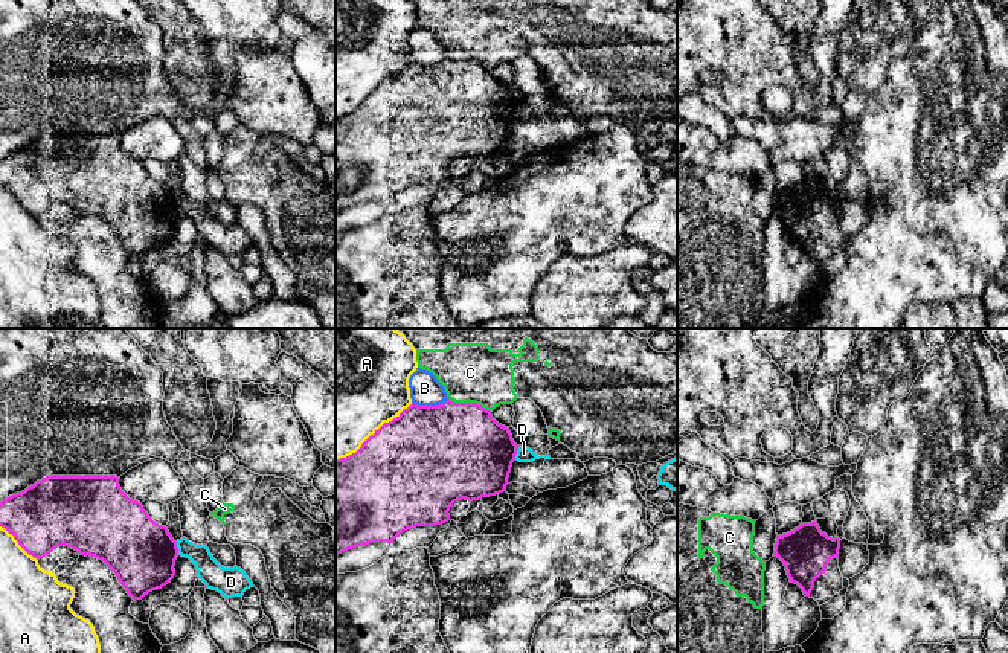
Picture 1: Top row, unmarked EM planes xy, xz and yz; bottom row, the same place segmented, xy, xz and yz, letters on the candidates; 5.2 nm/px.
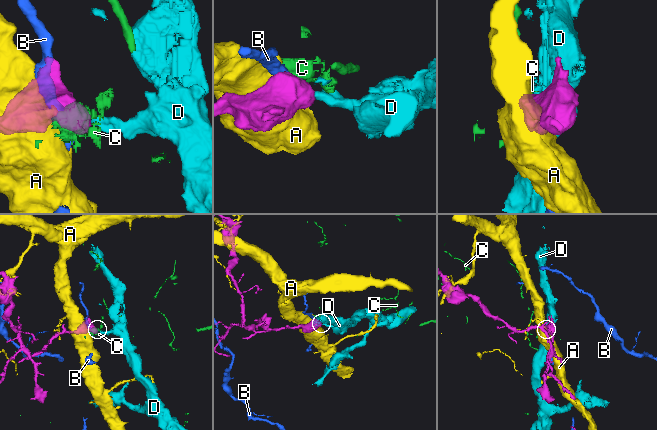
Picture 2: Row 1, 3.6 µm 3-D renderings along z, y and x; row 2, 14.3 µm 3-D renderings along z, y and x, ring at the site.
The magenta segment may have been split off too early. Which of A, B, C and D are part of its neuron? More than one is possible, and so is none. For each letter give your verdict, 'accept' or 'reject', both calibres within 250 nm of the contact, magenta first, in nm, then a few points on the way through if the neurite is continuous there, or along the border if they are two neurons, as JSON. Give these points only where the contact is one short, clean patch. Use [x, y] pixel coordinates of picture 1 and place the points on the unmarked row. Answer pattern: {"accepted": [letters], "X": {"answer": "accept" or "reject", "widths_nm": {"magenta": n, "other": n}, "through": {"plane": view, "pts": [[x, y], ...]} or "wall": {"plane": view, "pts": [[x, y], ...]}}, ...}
{"accepted": [], "A": {"answer": "reject", "widths_nm": {"magenta": 500, "other": 480}}, "B": {"answer": "reject", "widths_nm": {"magenta": 500, "other": 160}}, "C": {"answer": "reject", "widths_nm": {"magenta": 500, "other": 320}}, "D": {"answer": "reject", "widths_nm": {"magenta": 360, "other": 140}}}

